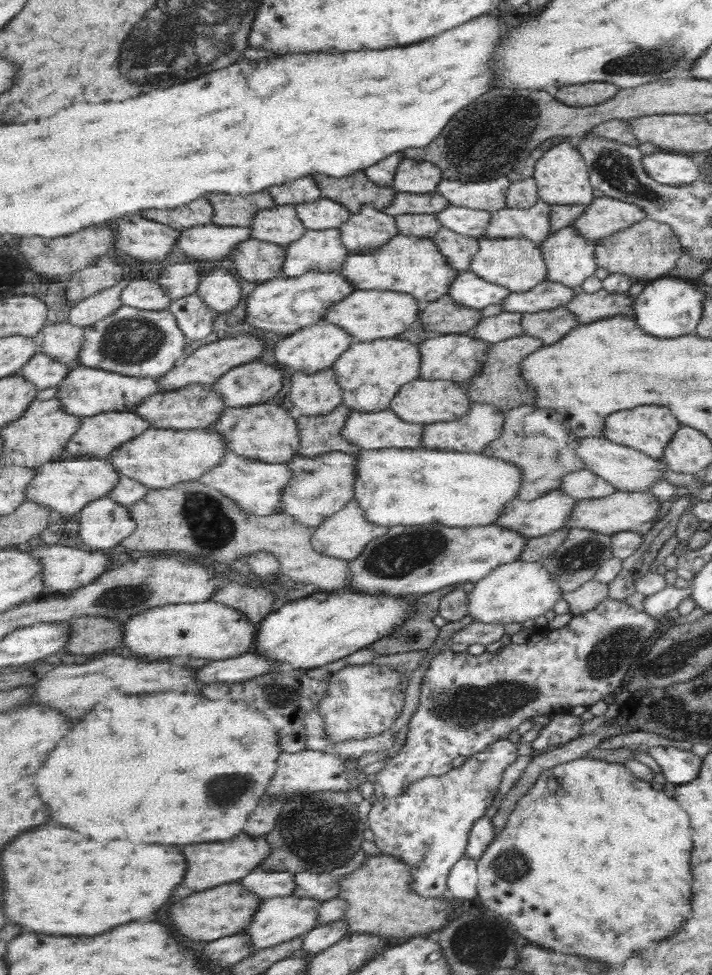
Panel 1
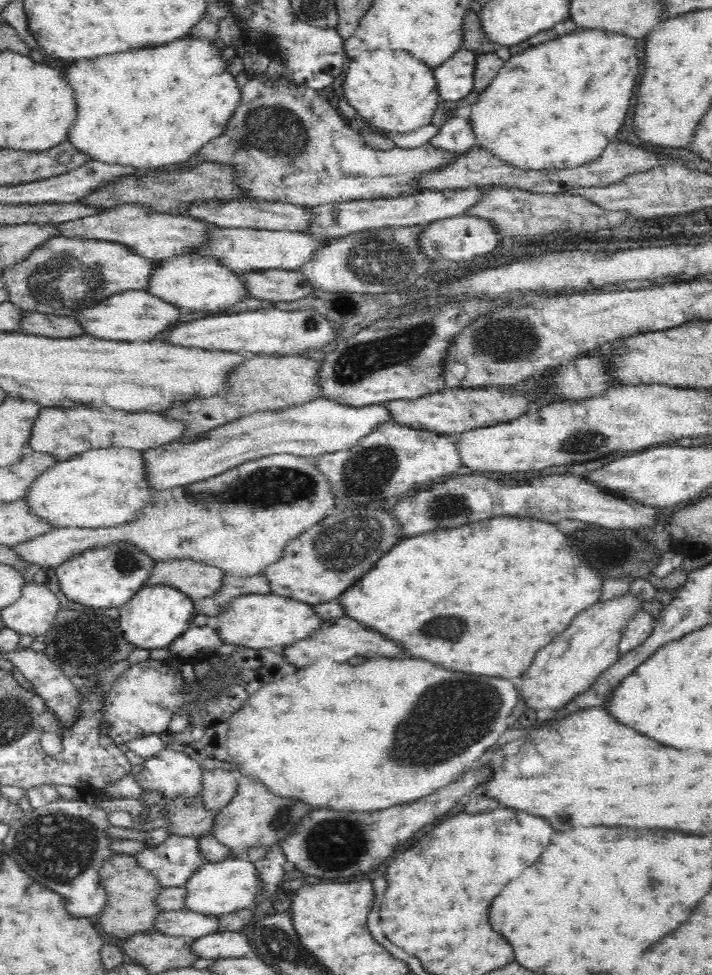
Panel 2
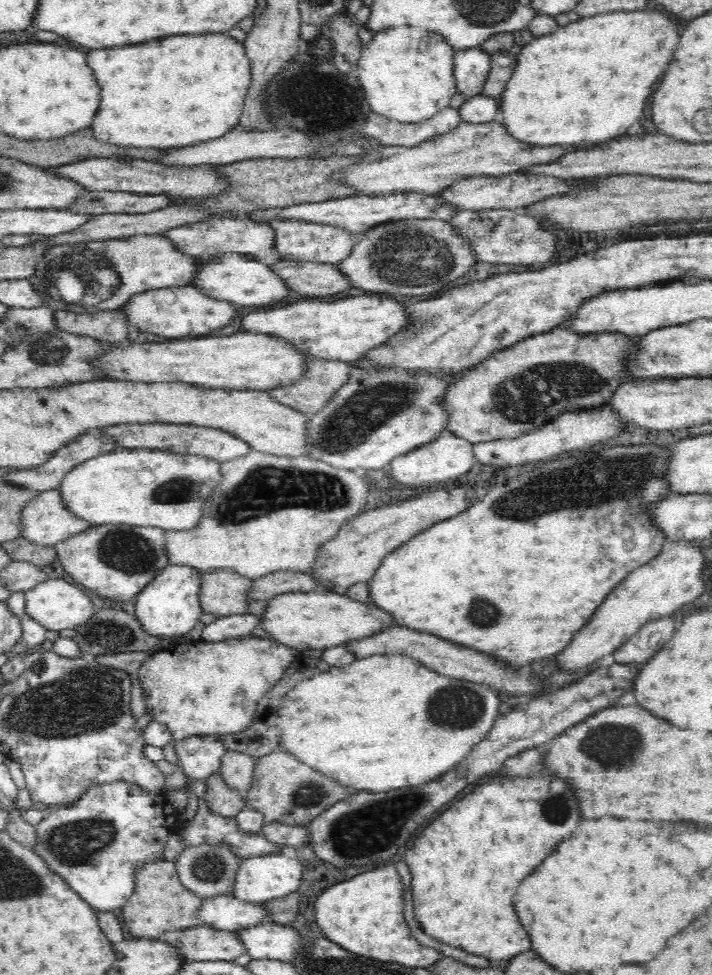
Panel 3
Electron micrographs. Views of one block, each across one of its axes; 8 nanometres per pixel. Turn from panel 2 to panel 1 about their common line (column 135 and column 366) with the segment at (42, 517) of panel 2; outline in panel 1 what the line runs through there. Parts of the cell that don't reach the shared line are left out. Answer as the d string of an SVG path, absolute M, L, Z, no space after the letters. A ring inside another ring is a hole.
M361 450L357 454L357 486L355 502L365 510L369 522L377 526L425 526L429 522L441 526L489 526L495 524L505 506L519 496L523 484L523 470L503 458L487 458L483 454L465 454L465 452L437 452L437 450Z

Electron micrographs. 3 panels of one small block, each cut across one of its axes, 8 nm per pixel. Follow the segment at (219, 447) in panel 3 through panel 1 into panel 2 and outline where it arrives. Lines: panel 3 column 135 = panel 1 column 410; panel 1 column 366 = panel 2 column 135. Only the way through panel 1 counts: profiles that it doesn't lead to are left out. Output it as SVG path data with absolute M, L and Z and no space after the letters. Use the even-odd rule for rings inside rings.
M76 406L68 410L44 408L32 422L26 452L48 454L56 462L64 462L82 452L98 448L134 448L142 452L146 448L172 444L182 434L182 430L184 426L180 426L178 422L170 422L160 414L150 414L150 412L122 412L110 408L96 410L86 406Z

